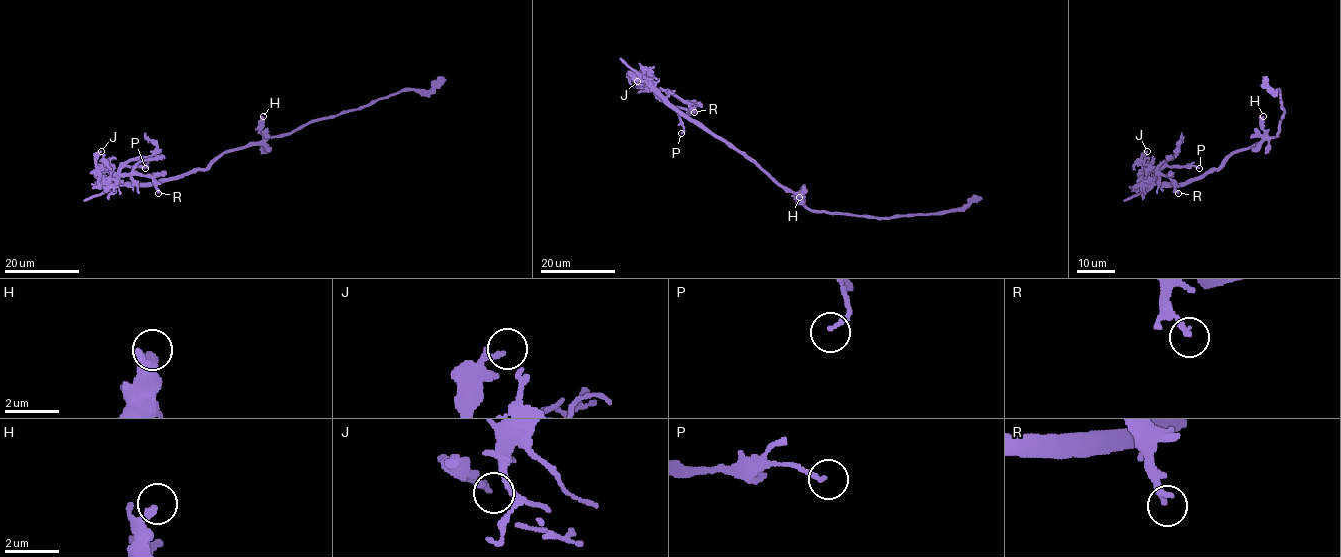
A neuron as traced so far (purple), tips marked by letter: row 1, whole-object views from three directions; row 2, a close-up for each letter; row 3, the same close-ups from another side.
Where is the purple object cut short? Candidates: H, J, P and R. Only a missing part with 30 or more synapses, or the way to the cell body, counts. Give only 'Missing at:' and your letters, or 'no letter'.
Missing at: no letter

